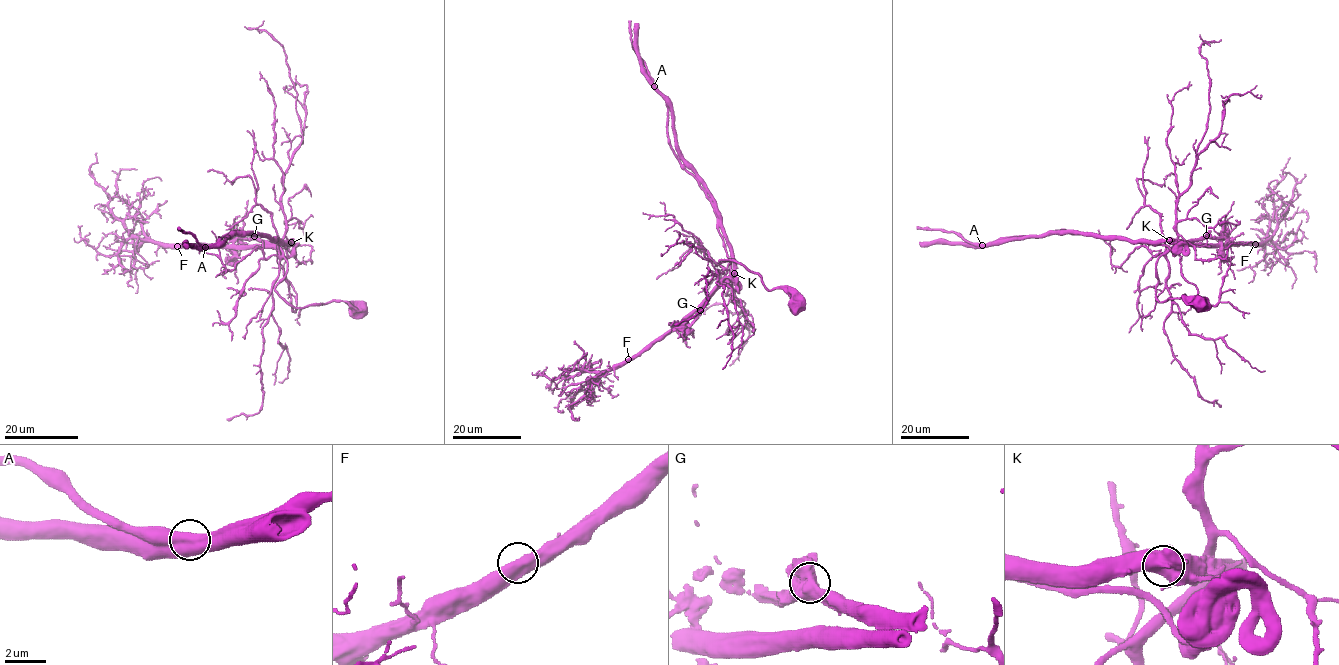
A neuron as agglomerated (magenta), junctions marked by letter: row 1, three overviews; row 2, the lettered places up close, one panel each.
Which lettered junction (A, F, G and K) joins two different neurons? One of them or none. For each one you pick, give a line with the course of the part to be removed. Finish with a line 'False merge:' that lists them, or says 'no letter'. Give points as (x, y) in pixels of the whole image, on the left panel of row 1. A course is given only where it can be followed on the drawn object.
A: (205, 246), (216, 246), (228, 235), (249, 233), (289, 242), (237, 238), (234, 243), (236, 284)
False merge: A

